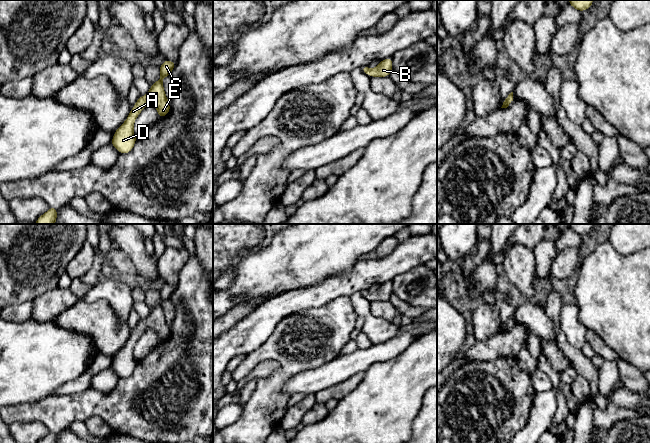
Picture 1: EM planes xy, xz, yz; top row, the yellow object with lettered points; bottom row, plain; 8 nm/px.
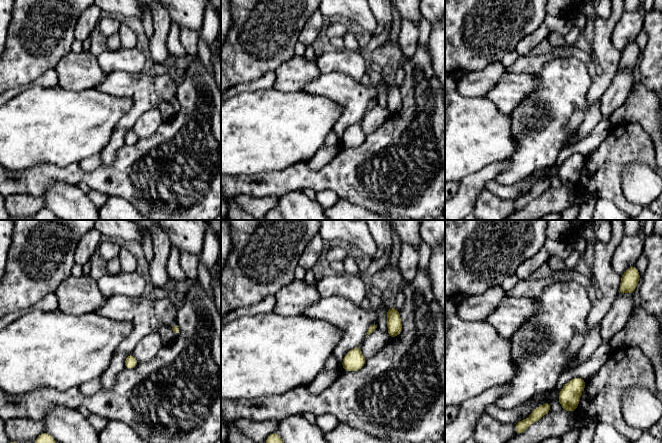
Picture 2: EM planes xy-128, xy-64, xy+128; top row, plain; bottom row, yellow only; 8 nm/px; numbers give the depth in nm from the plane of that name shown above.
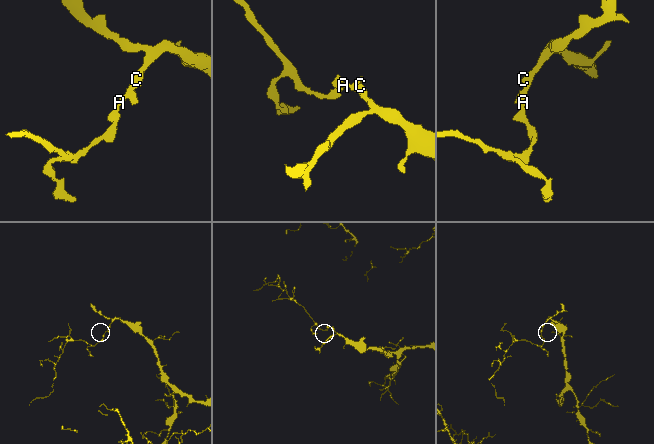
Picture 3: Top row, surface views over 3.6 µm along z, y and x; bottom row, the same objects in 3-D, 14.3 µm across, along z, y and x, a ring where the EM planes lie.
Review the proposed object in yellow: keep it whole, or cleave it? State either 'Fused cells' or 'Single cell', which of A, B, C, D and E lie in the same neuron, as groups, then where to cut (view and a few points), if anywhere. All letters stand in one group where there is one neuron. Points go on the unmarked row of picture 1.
Single cell. Groups: A B C D E. No split

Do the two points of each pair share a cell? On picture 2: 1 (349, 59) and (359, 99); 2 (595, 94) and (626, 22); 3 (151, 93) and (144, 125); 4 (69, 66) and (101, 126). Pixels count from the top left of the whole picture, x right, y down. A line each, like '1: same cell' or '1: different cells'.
1: different cells
2: different cells
3: different cells
4: different cells

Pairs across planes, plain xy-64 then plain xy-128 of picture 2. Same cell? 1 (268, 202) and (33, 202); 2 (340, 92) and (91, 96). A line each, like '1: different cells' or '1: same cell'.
1: same cell
2: different cells

